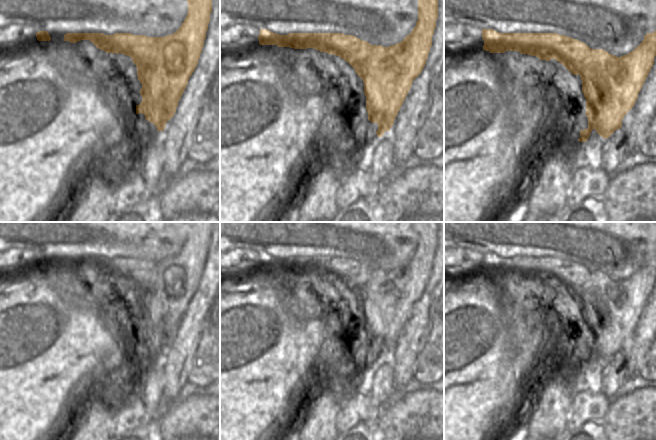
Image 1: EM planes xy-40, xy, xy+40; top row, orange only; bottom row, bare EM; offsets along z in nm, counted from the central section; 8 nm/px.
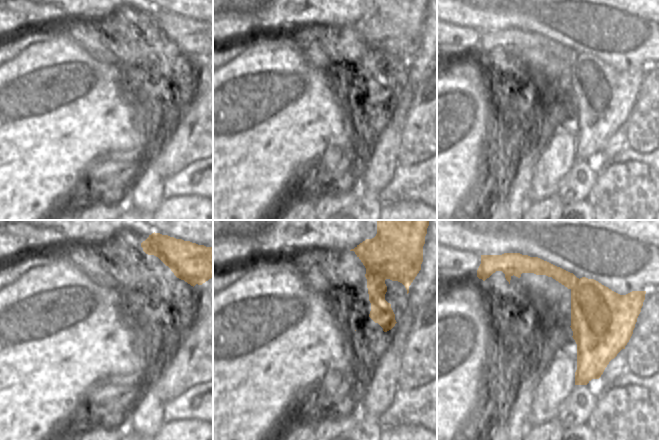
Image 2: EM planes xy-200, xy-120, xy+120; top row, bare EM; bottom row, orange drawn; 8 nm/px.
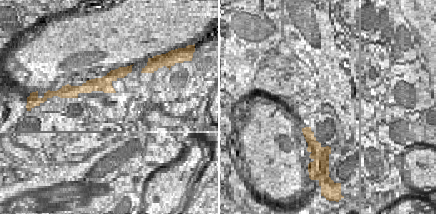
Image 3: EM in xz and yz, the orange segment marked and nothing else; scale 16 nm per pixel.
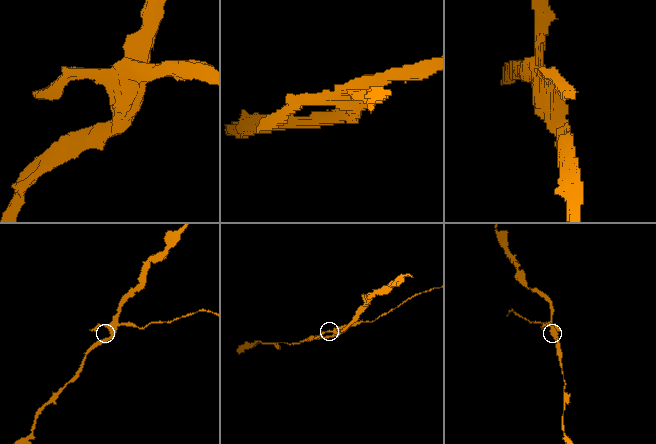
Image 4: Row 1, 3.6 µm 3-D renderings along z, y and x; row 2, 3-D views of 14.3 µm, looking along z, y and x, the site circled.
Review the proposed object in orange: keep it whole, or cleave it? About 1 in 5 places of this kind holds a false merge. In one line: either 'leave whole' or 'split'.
split

